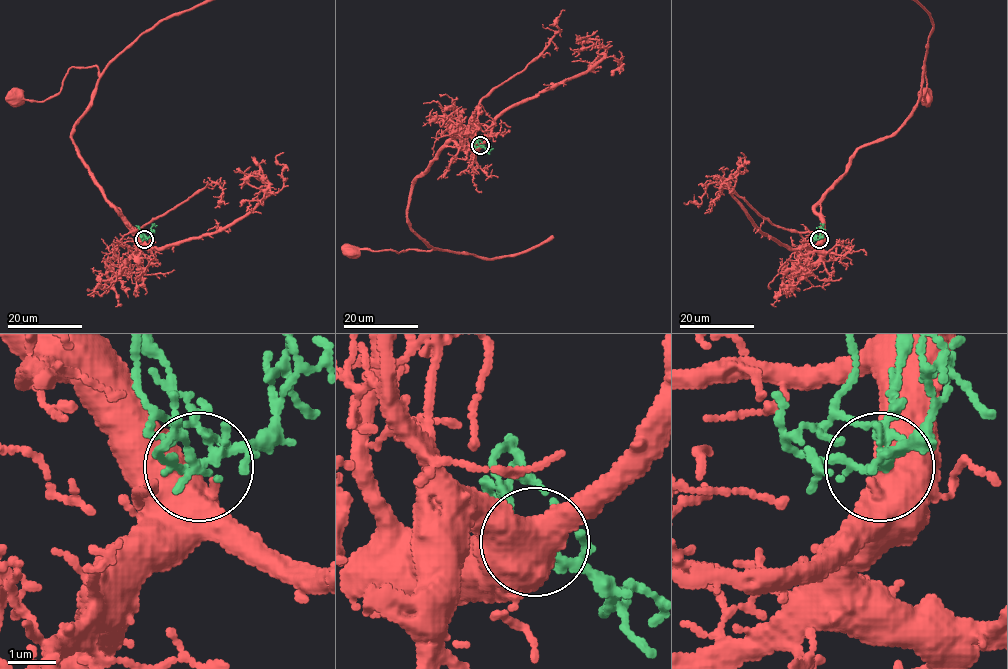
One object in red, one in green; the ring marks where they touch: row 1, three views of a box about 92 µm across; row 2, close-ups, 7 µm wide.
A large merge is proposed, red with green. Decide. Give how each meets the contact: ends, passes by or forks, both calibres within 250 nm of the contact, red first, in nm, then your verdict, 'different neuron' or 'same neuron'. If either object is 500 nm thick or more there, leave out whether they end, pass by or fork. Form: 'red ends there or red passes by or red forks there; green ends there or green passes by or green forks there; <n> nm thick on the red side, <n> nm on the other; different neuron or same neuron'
800 nm thick on the red side, 160 nm on the other; same neuron

